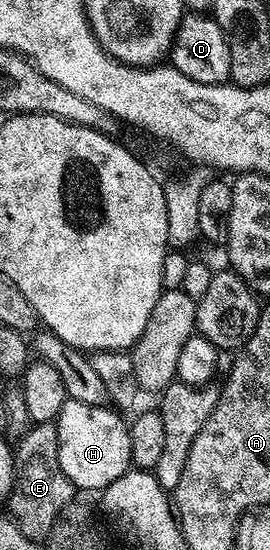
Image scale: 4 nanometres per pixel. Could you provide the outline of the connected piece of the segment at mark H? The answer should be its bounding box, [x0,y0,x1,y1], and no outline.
[56,398,131,491]

